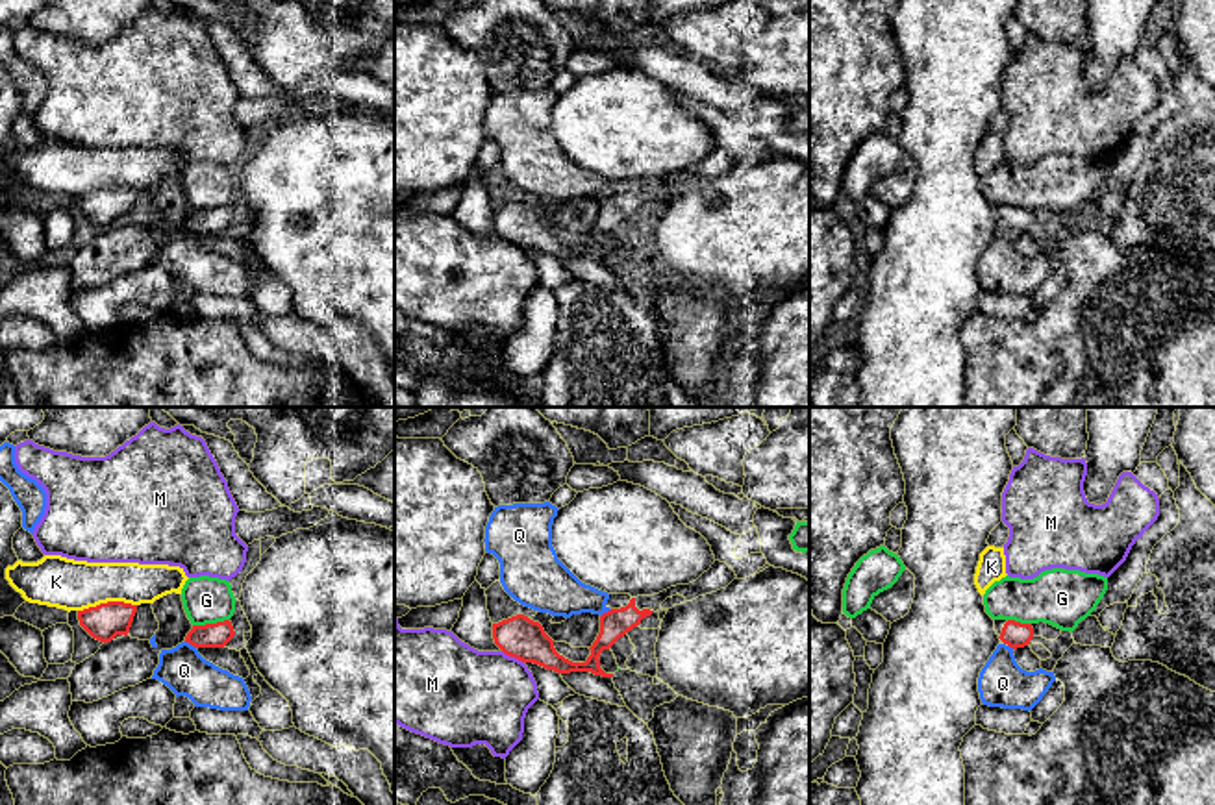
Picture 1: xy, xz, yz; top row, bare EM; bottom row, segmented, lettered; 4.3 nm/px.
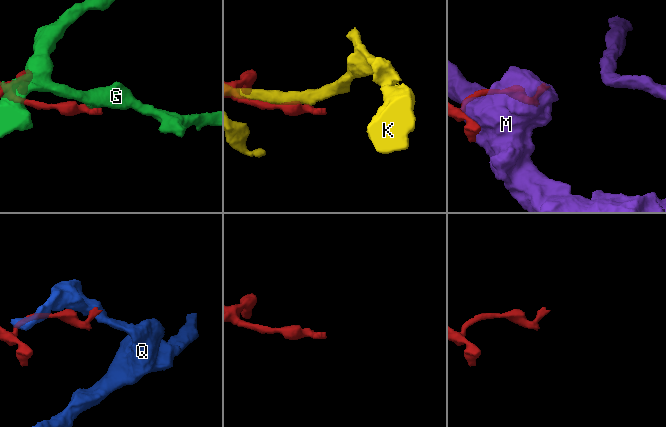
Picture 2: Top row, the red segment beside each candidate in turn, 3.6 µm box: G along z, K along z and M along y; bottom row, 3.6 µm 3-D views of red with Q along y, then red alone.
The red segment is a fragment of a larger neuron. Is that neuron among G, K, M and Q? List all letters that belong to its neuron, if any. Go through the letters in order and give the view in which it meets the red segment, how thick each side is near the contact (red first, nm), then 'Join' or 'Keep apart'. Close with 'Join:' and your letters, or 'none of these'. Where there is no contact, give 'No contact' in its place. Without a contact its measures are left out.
G: Touches red in xy. Thickness 110 nm (red) against 200 nm. Keep apart
K: Touches red in xy. Thickness 160 nm (red) against 220 nm. Keep apart
M: Touches red in xz. Thickness 180 nm (red) against 400 nm. Keep apart
Q: Touches red in xz. Thickness 130 nm (red) against 200 nm. Keep apart
Join: none of these

